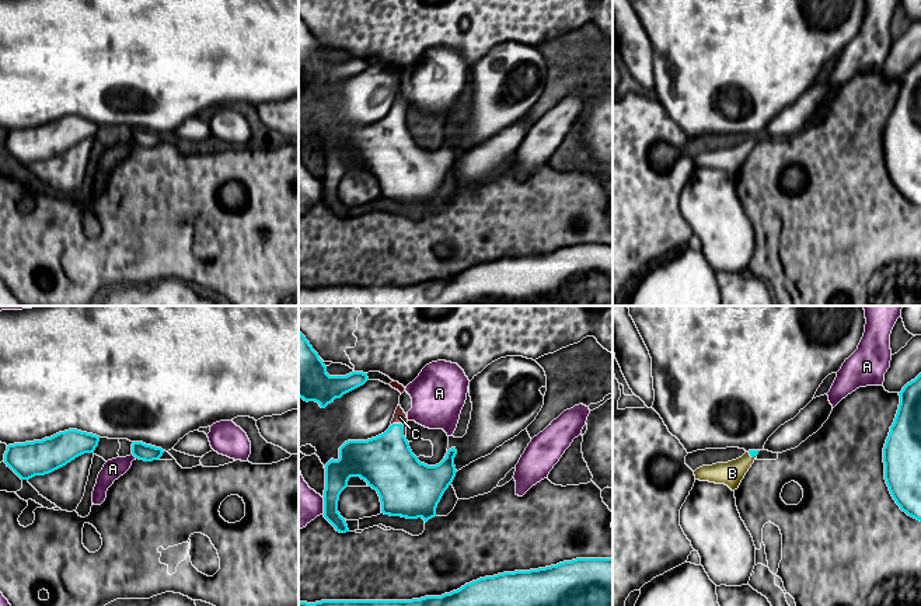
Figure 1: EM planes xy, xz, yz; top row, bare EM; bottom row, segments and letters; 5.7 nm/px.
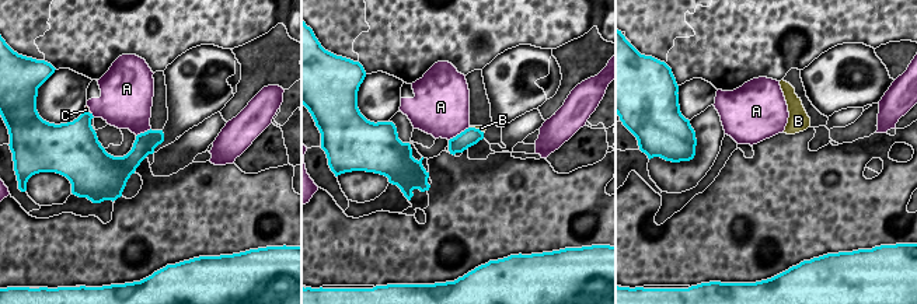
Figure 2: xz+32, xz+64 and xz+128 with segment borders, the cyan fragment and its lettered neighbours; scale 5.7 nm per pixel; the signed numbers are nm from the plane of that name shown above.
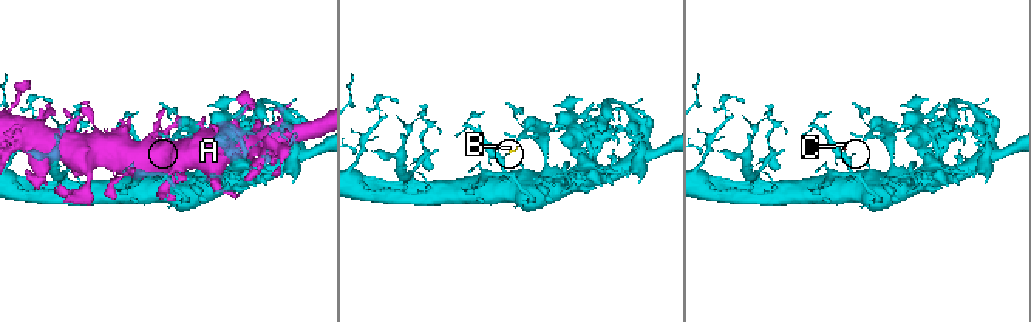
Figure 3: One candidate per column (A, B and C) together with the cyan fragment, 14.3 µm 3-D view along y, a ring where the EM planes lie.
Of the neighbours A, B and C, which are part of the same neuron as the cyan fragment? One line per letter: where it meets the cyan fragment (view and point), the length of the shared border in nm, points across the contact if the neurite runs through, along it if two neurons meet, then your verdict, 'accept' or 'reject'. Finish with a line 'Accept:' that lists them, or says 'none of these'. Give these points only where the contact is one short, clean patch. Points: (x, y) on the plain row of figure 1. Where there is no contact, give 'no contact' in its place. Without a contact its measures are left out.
A: xz (324, 191) | 90 nm | reject
B: yz (752, 142) | 60 nm | across yz (753, 139), (752, 142), (732, 159) | accept
C: xz (403, 112) | 120 nm | across xz (387, 150), (396, 119), (403, 112), (400, 103) | accept
Accept: B, C

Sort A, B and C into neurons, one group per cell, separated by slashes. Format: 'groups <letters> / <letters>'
groups A / B C

